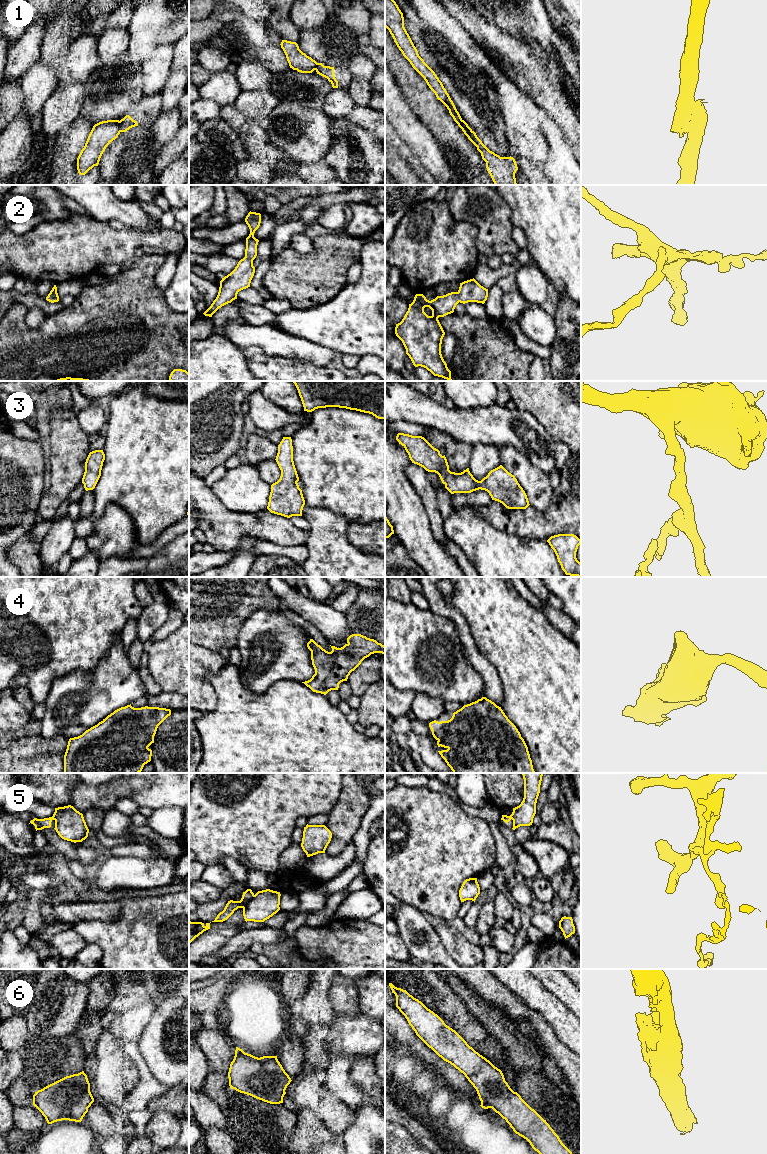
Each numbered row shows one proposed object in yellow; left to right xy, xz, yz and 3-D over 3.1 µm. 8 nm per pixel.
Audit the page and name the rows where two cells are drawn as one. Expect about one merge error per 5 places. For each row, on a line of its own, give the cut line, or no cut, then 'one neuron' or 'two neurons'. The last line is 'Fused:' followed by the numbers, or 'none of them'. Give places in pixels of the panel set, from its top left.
1: cut yz (461, 120), (461, 126), (471, 132), (470, 139); two neurons
2: cut none; one neuron
3: cut none; one neuron
4: cut none; one neuron
5: cut xz (254, 895), (242, 907); two neurons
6: cut none; one neuron
Fused: 1, 5

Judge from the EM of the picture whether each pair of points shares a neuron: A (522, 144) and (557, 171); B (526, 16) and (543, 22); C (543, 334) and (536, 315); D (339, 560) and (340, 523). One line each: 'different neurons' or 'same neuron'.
A: same neuron
B: same neuron
C: same neuron
D: same neuron

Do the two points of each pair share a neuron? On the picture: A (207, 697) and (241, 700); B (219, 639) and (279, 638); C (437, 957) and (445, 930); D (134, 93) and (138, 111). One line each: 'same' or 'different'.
A: different
B: different
C: different
D: different

